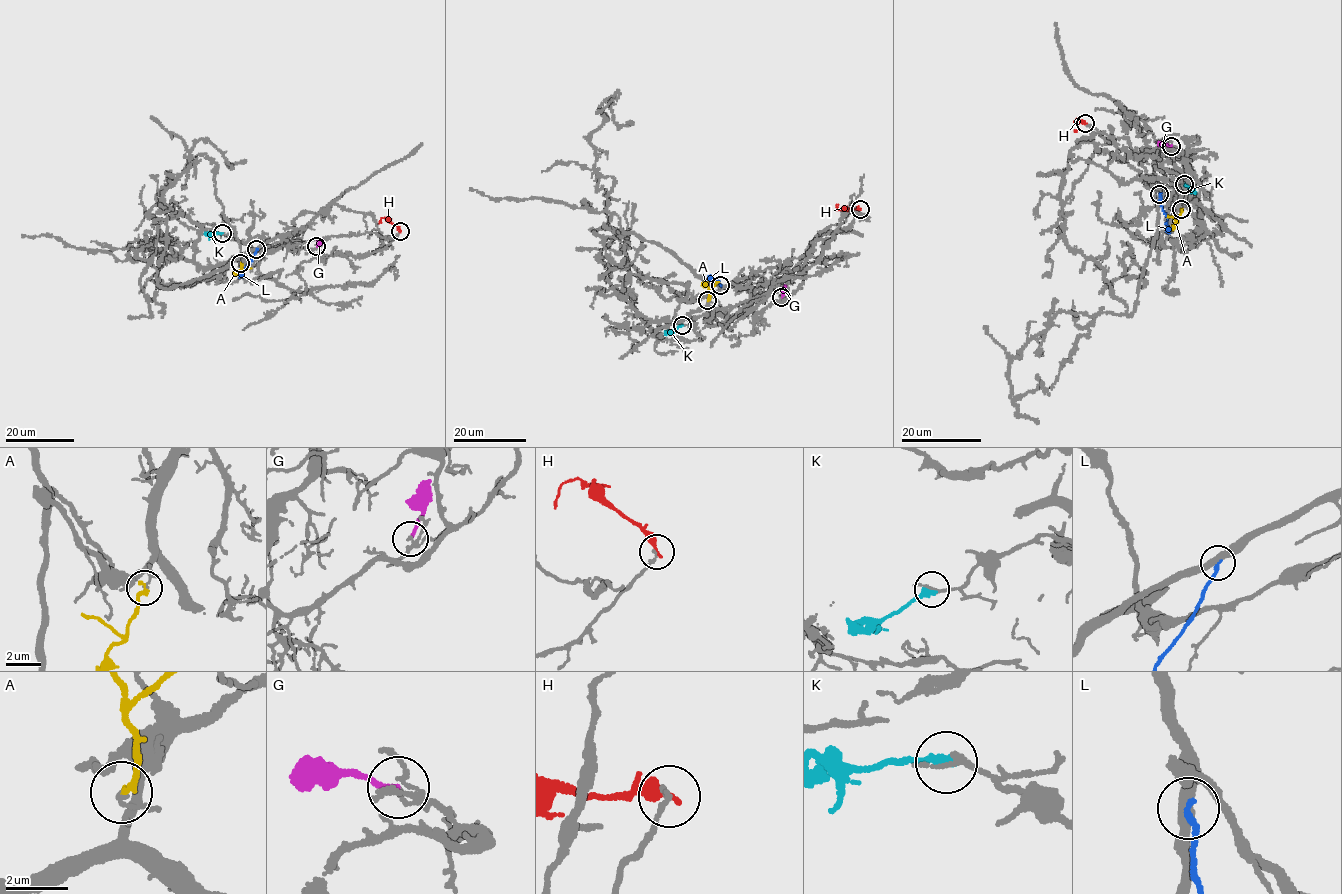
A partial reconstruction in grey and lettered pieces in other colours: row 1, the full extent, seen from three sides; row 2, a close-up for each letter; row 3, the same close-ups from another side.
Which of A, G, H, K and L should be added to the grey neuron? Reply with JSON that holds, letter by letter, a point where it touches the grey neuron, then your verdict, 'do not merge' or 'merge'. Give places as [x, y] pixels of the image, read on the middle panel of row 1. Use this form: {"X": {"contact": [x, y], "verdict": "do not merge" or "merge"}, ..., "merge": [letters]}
{"A": {"contact": [707, 300], "verdict": "do not merge"}, "G": {"contact": [781, 297], "verdict": "do not merge"}, "H": {"contact": [860, 209], "verdict": "do not merge"}, "K": {"contact": [682, 325], "verdict": "do not merge"}, "L": {"contact": [720, 285], "verdict": "do not merge"}, "merge": []}

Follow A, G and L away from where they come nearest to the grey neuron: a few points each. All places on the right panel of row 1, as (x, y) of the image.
A: (1181, 210), (1176, 220), (1167, 216)
G: (1171, 145), (1157, 144)
L: (1159, 194), (1169, 233)

